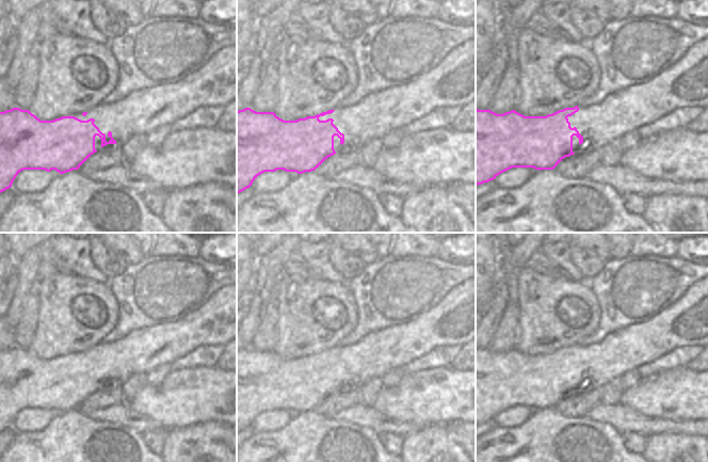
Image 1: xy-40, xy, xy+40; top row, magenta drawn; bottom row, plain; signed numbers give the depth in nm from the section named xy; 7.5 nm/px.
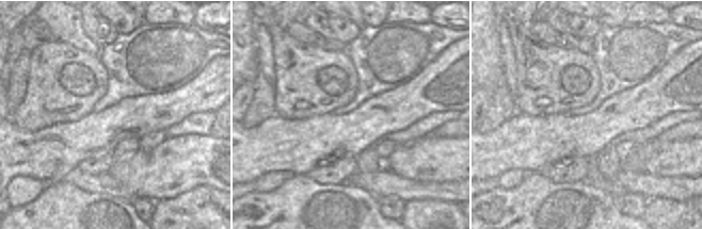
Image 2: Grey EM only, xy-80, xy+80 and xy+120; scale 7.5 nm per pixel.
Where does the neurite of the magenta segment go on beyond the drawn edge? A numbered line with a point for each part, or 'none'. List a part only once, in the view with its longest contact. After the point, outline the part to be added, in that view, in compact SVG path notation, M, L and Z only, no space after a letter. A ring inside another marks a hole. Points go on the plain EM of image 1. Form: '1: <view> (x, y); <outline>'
1: xy (452, 321); M469 278L453 287L433 308L422 313L412 321L377 330L364 336L358 342L348 347L337 346L334 351L320 355L320 360L333 357L333 363L344 373L344 382L334 376L334 388L339 392L344 386L352 389L373 377L402 368L437 347L458 345L463 347L476 338L476 278Z

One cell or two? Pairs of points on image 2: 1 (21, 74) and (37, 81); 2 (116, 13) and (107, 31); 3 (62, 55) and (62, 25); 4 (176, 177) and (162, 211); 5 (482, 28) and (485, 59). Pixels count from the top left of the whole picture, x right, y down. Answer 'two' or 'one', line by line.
1: two
2: two
3: two
4: two
5: one

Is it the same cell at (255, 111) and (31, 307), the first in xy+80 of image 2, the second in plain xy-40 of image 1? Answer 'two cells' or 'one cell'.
one cell

